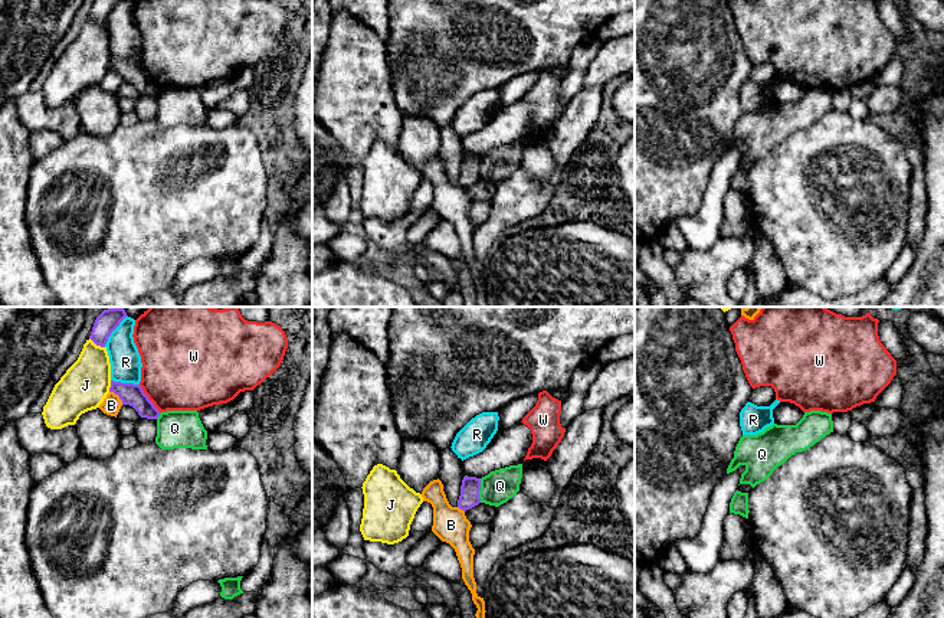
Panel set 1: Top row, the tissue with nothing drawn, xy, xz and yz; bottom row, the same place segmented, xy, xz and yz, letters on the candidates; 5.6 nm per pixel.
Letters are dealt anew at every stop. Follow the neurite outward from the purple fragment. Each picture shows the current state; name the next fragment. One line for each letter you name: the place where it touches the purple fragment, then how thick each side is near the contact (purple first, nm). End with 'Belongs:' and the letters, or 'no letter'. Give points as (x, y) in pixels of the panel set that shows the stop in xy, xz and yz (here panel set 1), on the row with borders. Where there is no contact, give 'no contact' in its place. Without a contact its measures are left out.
Belongs: no letter

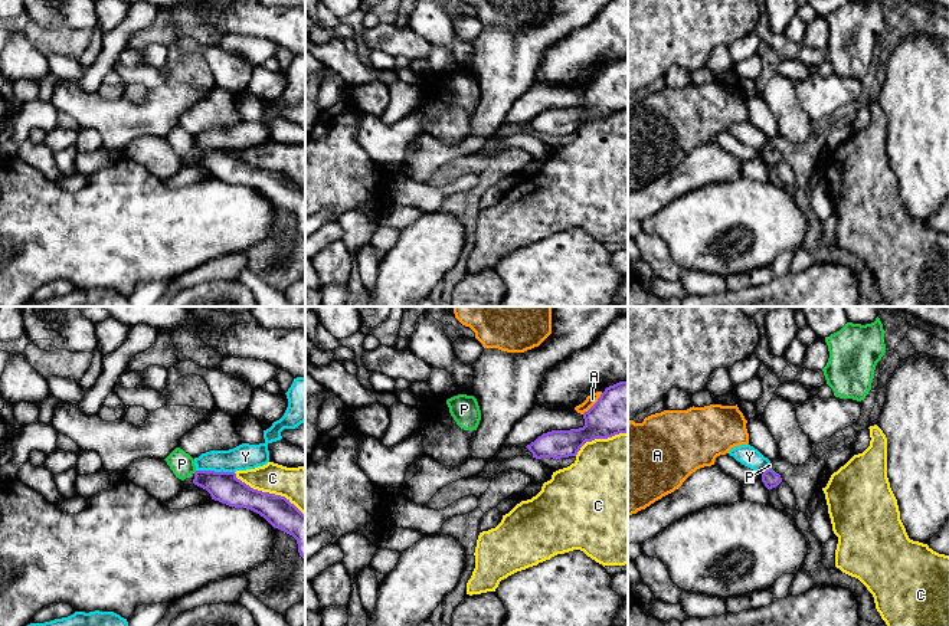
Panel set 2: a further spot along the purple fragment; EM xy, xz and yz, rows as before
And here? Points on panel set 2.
P: contact yz (772, 471); calibres 90 and 20 nm
Belongs: P

